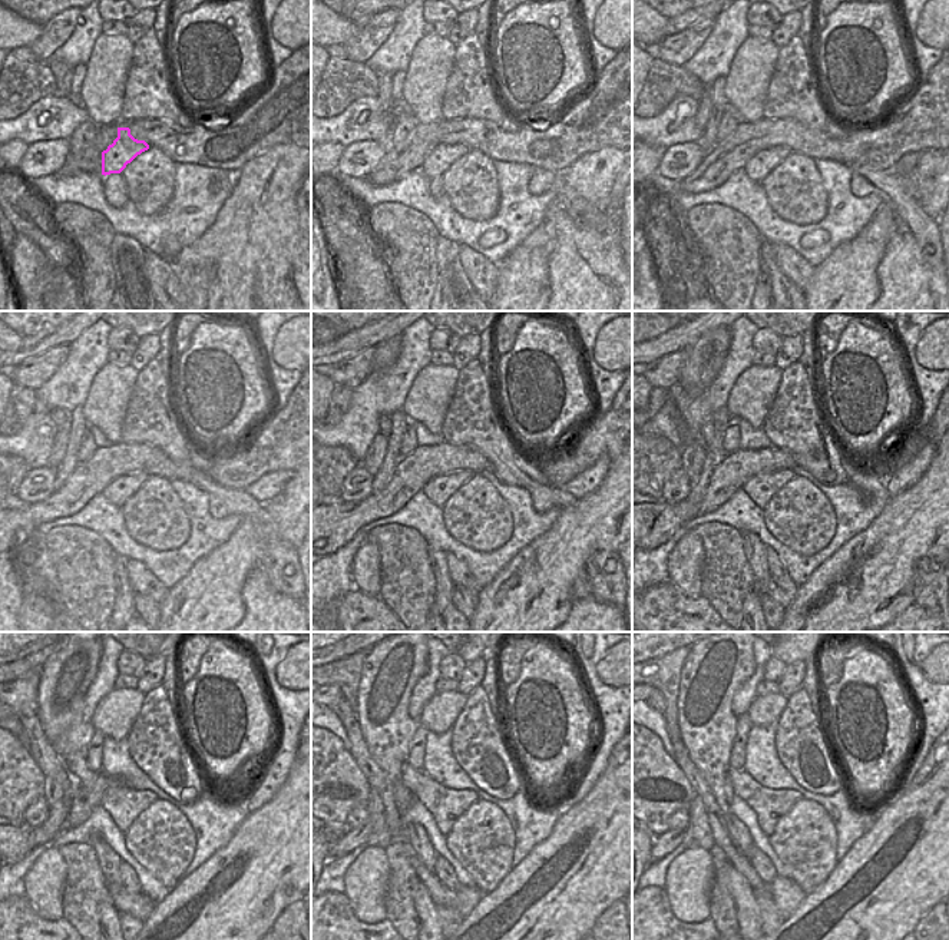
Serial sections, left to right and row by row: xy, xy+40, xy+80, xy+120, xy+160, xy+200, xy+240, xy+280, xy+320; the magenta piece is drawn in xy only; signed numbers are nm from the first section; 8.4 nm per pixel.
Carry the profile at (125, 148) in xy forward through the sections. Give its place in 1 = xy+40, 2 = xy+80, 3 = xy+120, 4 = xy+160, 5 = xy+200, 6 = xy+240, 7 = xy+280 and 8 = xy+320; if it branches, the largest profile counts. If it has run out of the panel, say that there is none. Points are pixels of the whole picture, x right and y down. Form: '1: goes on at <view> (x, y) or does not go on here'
1: goes on at xy+40 (435, 165)
2: goes on at xy+80 (759, 166)
3: goes on at xy+120 (121, 489)
4: goes on at xy+160 (439, 489)
5: goes on at xy+200 (761, 487)
6: goes on at xy+240 (124, 804)
7: goes on at xy+280 (446, 804)
8: goes on at xy+320 (770, 804)

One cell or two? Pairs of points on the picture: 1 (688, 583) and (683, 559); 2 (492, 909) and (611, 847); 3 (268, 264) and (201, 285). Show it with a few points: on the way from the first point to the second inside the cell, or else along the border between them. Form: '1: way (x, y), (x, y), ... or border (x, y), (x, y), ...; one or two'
1: way (688, 578), (685, 565); one
2: way (522, 909), (526, 906), (544, 906), (581, 869); one
3: border (179, 270), (212, 265), (215, 278), (210, 295); two

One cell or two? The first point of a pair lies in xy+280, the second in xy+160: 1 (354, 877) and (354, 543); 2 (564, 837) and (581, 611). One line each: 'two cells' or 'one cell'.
1: two cells
2: two cells

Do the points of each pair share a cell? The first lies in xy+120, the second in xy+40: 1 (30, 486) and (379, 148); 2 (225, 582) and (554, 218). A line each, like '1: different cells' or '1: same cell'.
1: same cell
2: different cells

